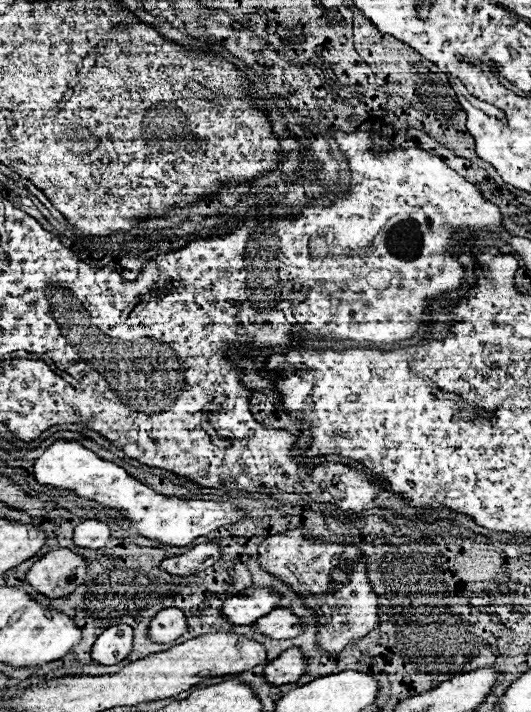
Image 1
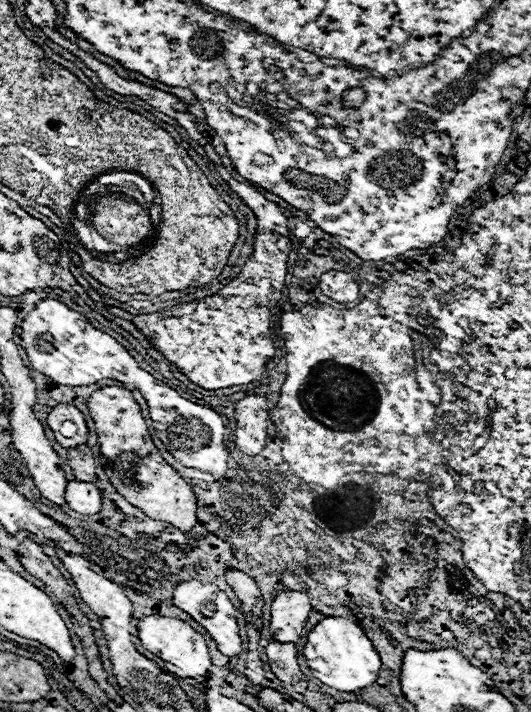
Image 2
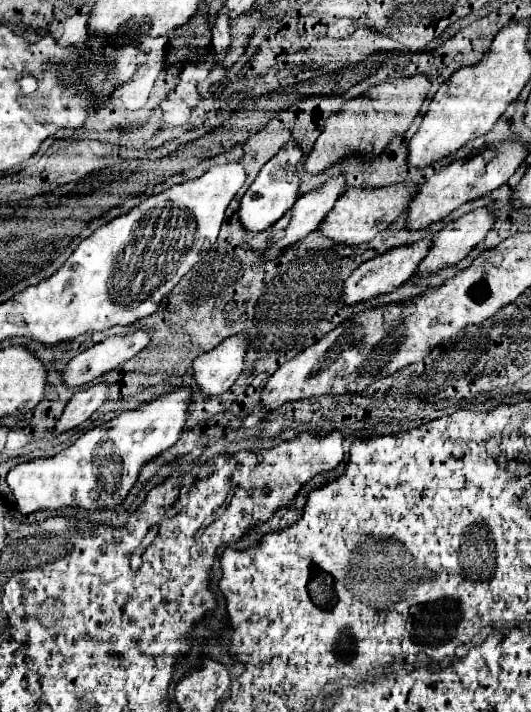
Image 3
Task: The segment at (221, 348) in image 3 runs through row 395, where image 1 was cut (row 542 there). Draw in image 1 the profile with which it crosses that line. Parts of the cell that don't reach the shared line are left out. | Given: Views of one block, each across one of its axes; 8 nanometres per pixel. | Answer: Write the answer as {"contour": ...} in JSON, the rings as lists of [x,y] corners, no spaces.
{"contour":[[[210,540],[210,542],[194,546],[186,554],[164,558],[162,564],[160,564],[160,568],[166,570],[166,572],[170,572],[170,574],[176,574],[176,576],[188,576],[188,574],[206,570],[216,560],[220,560],[220,552],[222,552],[220,542],[222,540]]]}

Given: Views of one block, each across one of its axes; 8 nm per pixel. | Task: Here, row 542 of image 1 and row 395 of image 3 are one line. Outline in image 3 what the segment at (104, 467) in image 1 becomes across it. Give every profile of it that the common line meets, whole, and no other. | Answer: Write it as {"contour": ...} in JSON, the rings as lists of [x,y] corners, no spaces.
{"contour":[[[178,388],[176,392],[162,394],[150,404],[142,404],[138,410],[126,410],[118,418],[96,426],[54,458],[36,458],[14,466],[6,482],[18,512],[24,516],[62,508],[78,508],[88,514],[96,510],[118,512],[122,500],[136,484],[140,468],[174,446],[180,438],[188,404],[190,388]]]}

